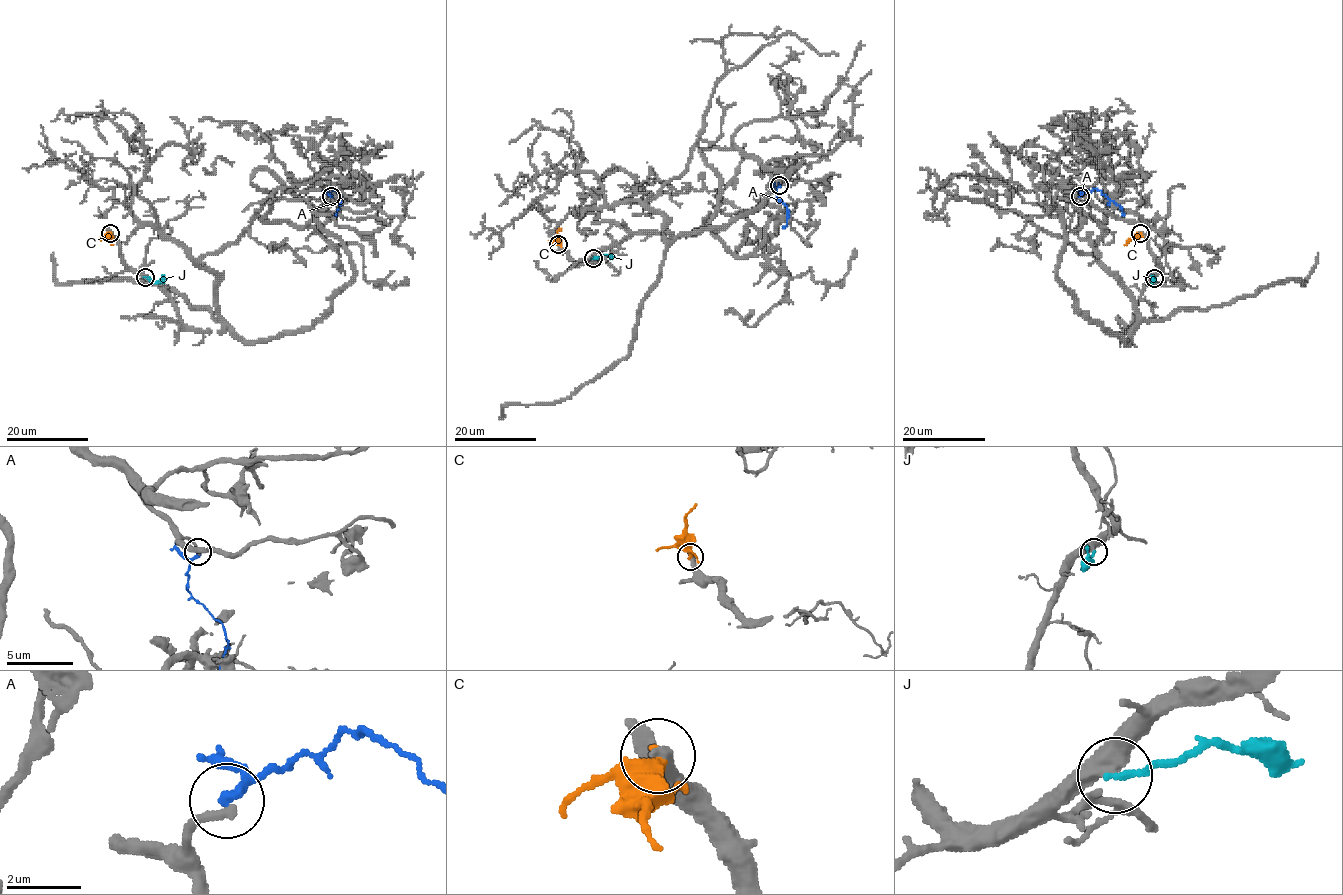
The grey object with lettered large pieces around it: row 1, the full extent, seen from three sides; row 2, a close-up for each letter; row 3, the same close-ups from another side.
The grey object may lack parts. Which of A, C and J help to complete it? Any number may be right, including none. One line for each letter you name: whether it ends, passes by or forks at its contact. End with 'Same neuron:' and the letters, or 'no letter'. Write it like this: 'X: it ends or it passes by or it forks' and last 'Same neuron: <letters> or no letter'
Same neuron: no letter

